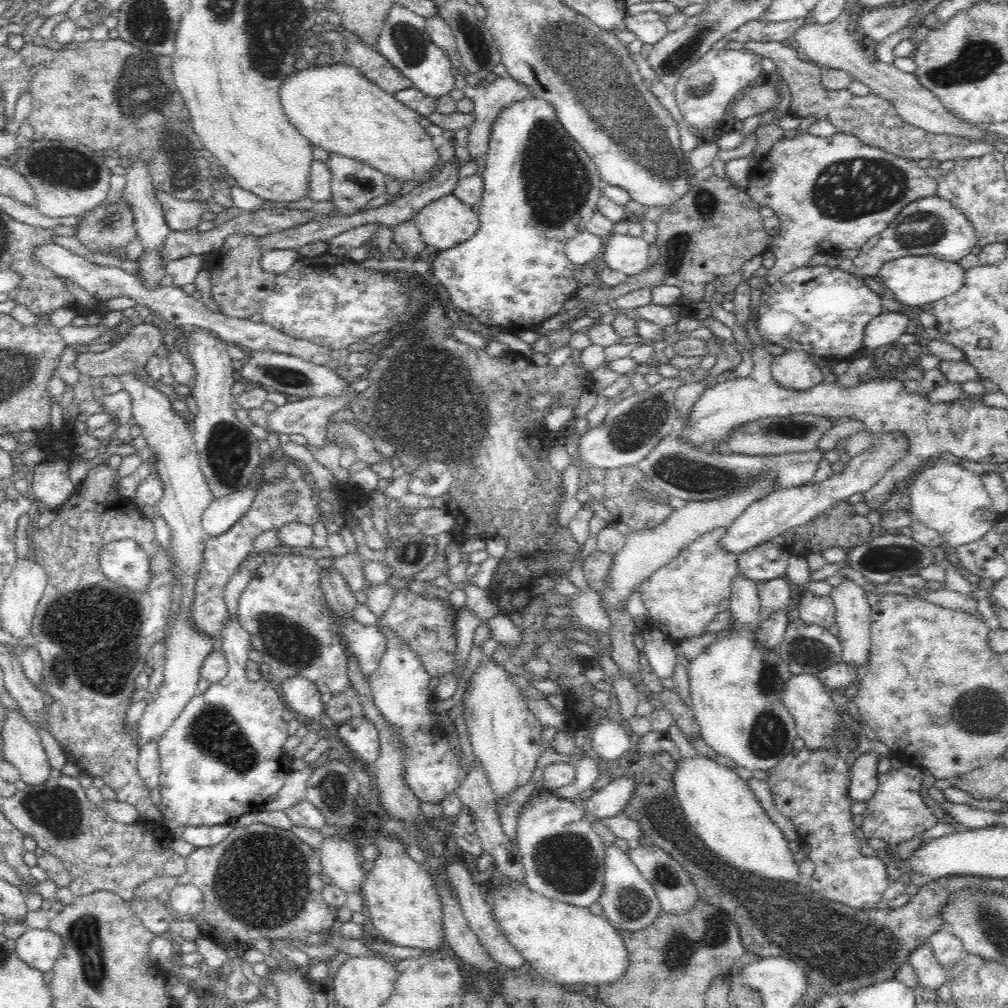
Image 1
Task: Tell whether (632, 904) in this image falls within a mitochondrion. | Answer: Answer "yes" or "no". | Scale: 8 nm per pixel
yes

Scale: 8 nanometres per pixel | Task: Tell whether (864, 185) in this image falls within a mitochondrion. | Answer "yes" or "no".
yes

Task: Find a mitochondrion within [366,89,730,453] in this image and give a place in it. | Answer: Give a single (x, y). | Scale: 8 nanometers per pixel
(557, 185)

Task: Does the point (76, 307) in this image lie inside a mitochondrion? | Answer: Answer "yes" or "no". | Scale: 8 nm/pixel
no

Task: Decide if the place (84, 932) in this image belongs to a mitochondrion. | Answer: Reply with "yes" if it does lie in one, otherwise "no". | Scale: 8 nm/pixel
yes

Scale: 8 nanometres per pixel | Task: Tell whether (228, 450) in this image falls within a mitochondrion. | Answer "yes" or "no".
yes

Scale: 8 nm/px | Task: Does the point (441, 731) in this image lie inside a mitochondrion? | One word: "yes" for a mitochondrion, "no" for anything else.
no

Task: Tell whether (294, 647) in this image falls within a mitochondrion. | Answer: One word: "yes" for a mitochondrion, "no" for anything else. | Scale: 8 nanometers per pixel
yes

